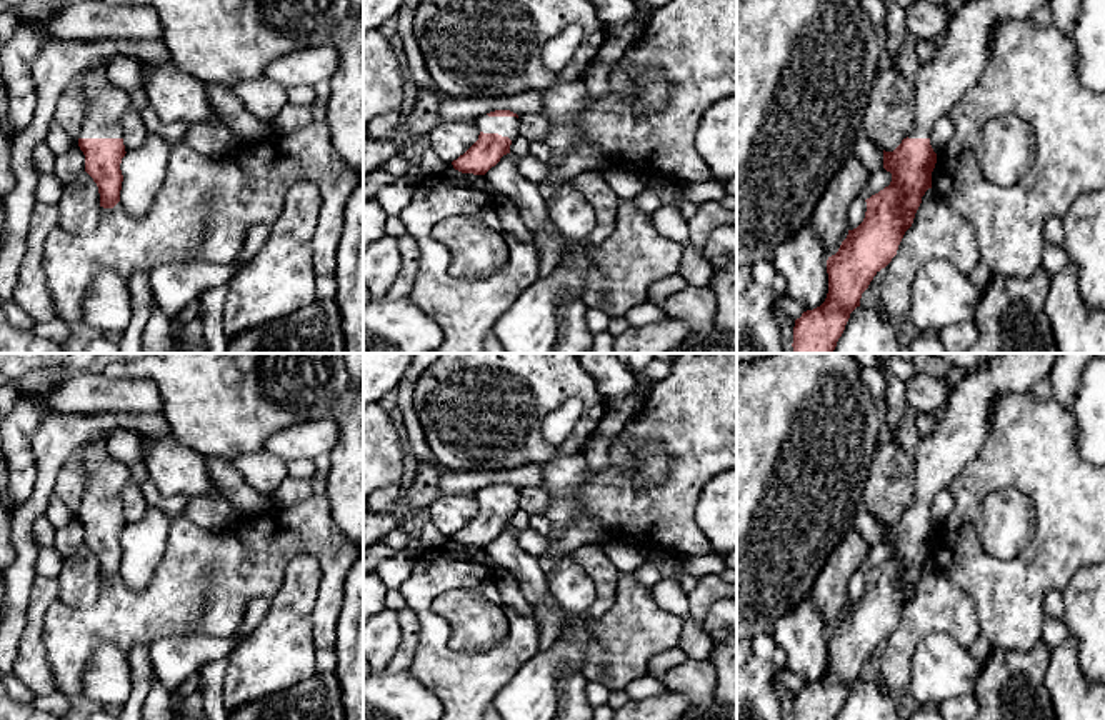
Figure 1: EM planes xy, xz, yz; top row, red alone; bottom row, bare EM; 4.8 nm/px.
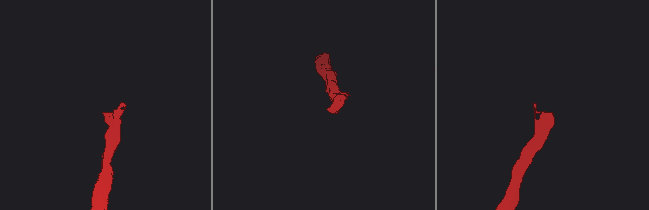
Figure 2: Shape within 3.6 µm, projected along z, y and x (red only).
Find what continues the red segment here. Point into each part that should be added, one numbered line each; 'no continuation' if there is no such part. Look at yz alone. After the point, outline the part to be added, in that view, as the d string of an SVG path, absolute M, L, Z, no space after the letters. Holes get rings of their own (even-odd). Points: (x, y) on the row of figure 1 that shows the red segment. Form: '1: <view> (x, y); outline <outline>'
1: yz (965, 47); outline M968 0L947 23L935 58L915 78L913 127L908 138L930 138L935 122L977 85L998 25L1022 22L1050 0Z

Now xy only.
1: xy (107, 104); outline M107 70L85 75L83 97L87 110L78 138L123 138L120 120L132 108L130 97L108 80Z

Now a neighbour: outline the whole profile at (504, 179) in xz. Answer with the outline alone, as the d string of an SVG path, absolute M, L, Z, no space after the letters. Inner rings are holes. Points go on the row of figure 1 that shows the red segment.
M507 153L500 158L500 162L492 167L483 178L495 195L510 200L520 217L523 225L532 232L550 230L557 235L562 243L562 253L558 260L558 267L565 263L565 260L587 247L588 242L573 242L568 240L548 218L547 202L540 195L538 185L527 180L517 168L513 162L513 155Z

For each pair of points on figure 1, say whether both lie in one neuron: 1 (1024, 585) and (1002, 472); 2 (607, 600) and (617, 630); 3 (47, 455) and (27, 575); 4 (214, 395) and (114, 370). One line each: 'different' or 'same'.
1: same
2: different
3: same
4: same

